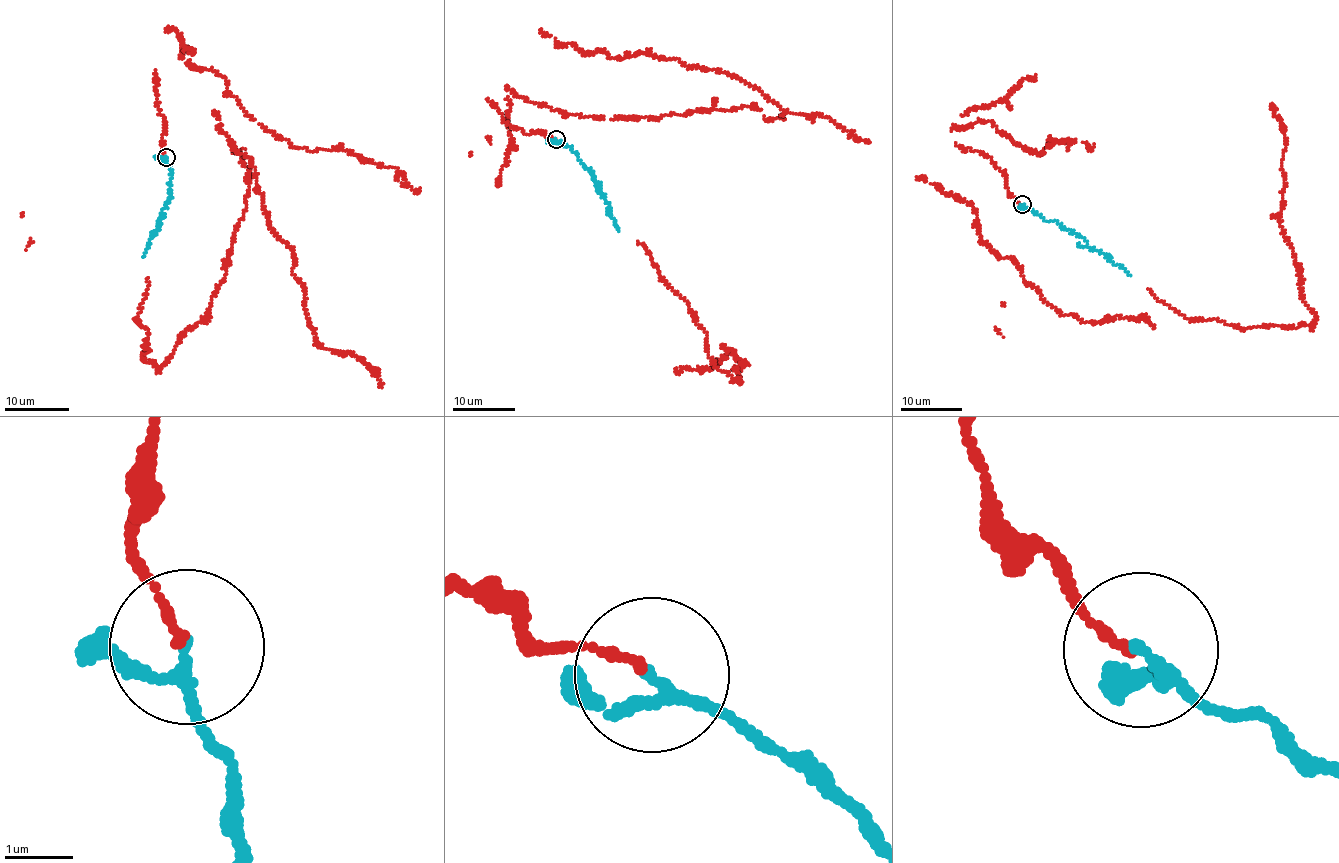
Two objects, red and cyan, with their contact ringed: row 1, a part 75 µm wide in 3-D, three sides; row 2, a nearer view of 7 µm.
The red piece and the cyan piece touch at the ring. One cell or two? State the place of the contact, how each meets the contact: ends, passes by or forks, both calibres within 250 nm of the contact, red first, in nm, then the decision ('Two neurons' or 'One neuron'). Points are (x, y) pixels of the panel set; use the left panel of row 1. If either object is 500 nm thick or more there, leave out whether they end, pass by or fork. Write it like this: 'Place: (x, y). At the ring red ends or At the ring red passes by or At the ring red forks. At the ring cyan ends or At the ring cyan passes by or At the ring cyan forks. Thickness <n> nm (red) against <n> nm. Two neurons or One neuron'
Place: (166, 157). At the ring red ends. At the ring cyan passes by. Thickness 120 nm (red) against 150 nm. One neuron

